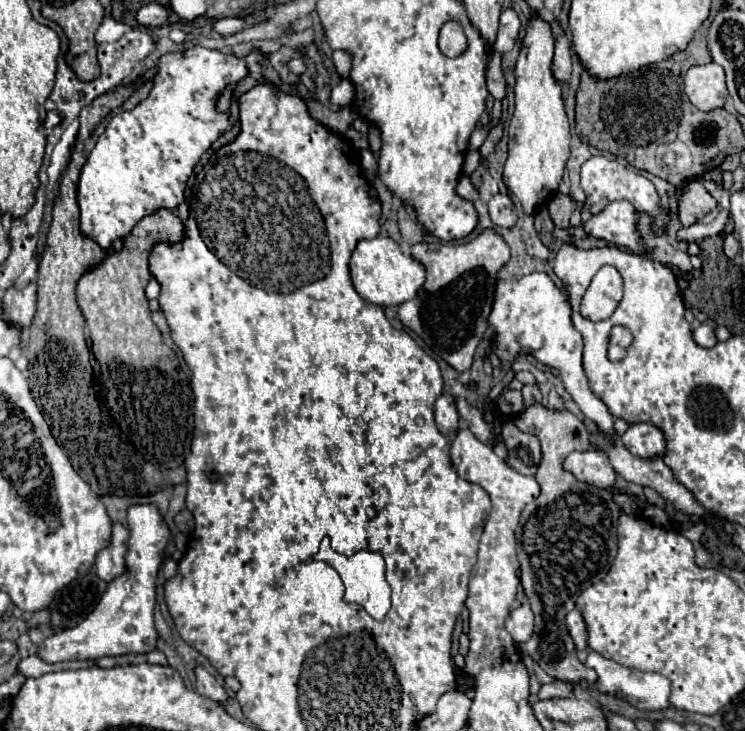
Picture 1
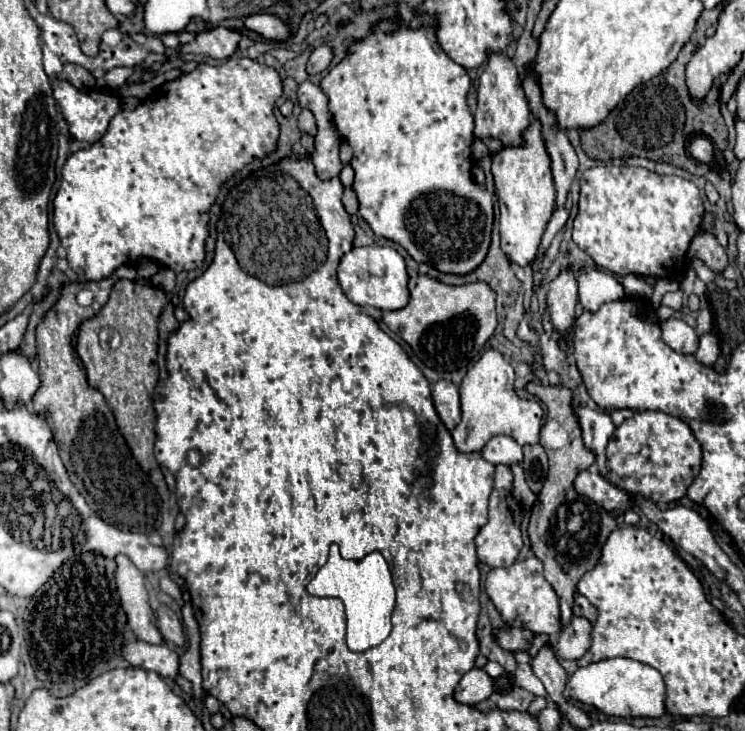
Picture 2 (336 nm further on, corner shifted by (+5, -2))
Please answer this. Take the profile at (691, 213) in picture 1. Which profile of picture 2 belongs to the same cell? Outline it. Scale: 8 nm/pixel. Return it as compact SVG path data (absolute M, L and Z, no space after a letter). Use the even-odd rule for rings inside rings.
M698 233L690 243L688 255L702 259L714 273L722 273L728 265L726 251L722 249L722 245L716 241L712 233Z

